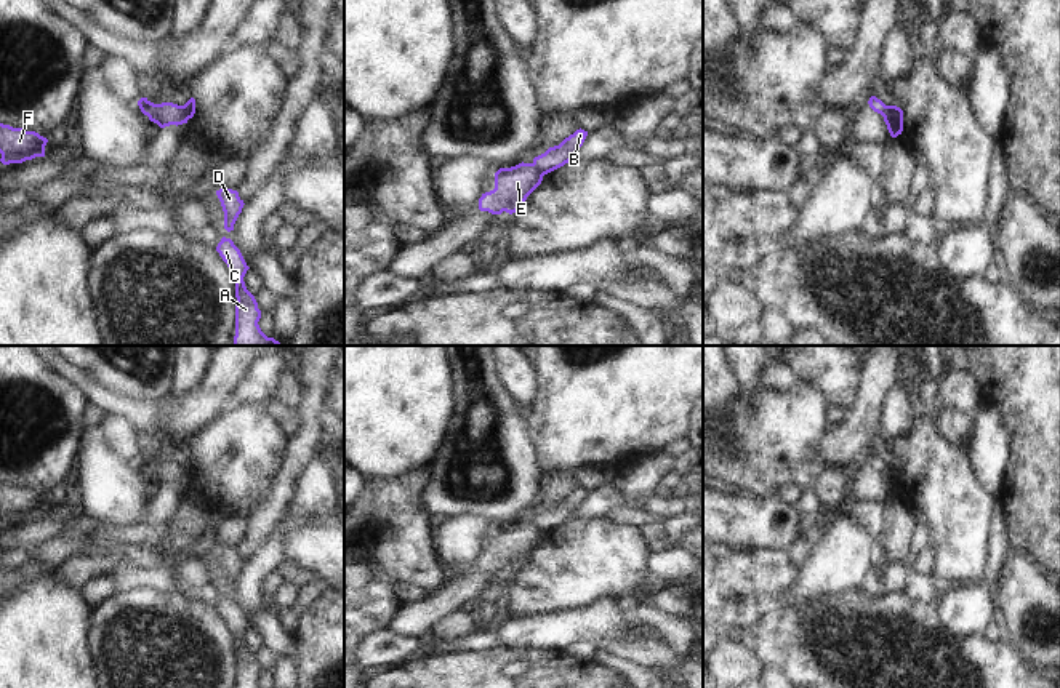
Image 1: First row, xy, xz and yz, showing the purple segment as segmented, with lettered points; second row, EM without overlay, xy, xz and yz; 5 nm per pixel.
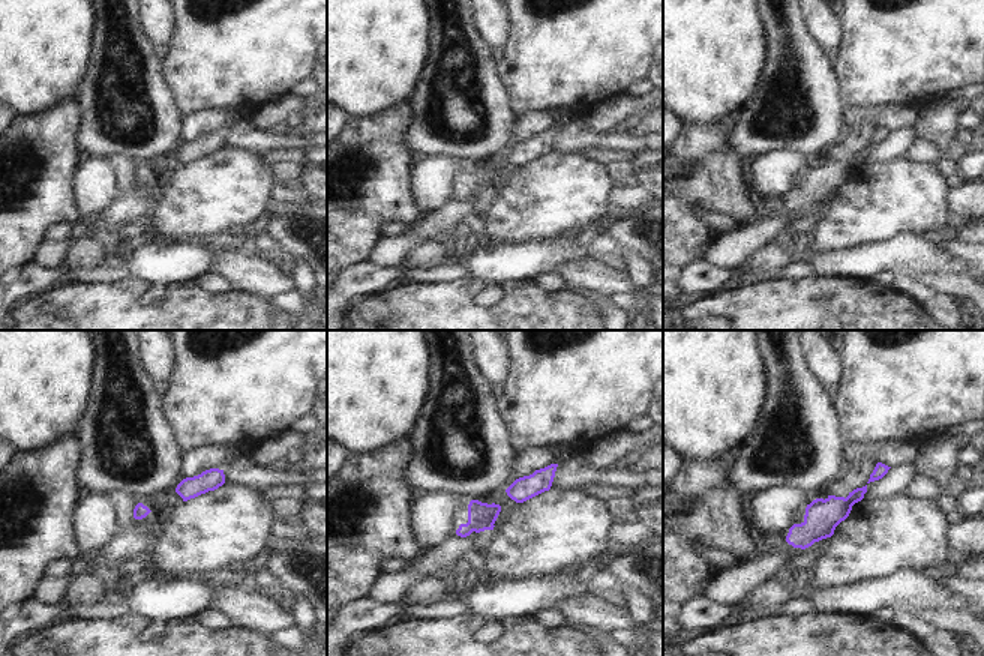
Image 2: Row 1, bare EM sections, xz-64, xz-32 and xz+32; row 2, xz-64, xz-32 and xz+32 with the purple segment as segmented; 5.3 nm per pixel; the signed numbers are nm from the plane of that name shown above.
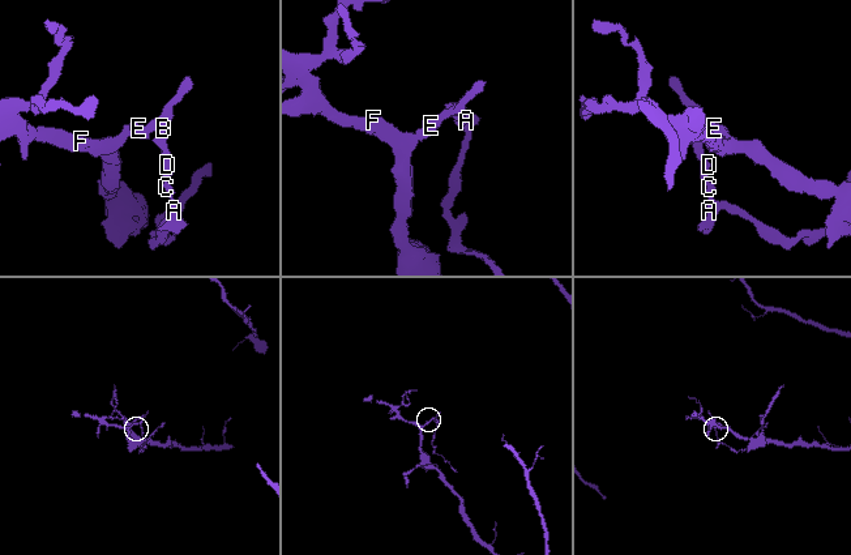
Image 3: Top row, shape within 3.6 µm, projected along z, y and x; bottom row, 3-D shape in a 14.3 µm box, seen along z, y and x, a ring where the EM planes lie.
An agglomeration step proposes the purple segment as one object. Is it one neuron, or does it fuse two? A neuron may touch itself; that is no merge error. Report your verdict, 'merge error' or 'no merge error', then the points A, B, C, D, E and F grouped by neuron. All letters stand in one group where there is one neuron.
merge error; A B C D / E F

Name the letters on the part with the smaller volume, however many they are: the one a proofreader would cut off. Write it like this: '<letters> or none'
A, B, C, D

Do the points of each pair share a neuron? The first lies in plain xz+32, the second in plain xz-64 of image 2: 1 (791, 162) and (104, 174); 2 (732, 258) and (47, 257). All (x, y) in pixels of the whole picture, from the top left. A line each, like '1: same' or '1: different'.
1: same
2: same

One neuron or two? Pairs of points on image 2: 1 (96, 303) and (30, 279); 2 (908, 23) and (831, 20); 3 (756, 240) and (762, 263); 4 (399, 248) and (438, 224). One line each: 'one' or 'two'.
1: two
2: two
3: two
4: one

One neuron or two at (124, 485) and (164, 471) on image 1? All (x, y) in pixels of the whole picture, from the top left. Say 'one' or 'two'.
two

